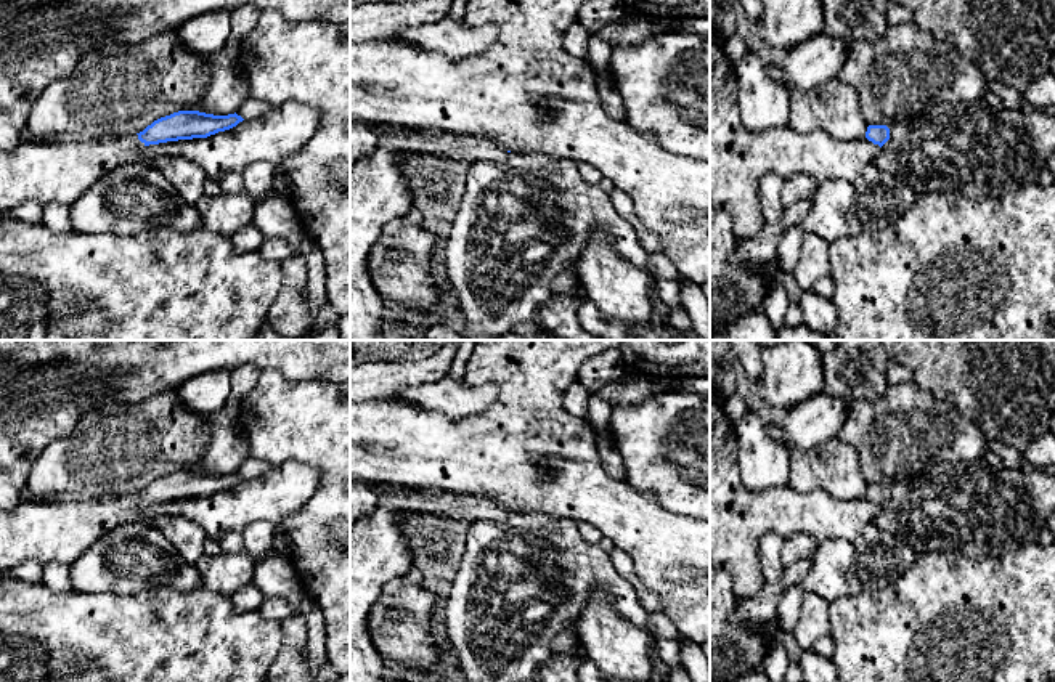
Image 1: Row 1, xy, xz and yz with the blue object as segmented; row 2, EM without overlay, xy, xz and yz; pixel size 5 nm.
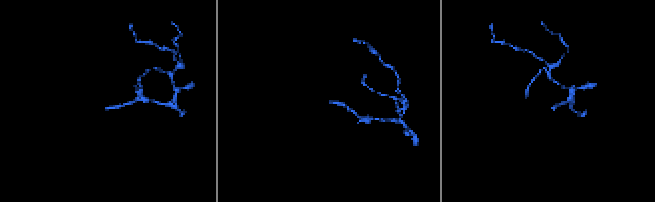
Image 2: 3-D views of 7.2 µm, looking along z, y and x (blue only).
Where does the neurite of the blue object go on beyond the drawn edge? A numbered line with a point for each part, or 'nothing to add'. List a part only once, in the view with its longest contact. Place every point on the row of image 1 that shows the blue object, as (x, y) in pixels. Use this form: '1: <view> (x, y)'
1: xy (44, 170)

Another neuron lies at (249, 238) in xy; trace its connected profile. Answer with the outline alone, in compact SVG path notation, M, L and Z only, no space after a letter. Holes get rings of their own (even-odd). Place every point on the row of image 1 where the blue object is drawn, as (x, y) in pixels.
M252 225L246 226L233 236L233 244L238 249L257 249L262 241L262 233Z

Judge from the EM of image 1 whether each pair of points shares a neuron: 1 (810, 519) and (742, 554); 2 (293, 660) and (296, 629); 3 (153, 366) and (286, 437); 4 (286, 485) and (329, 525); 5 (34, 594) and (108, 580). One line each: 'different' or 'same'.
1: same
2: same
3: different
4: different
5: different

